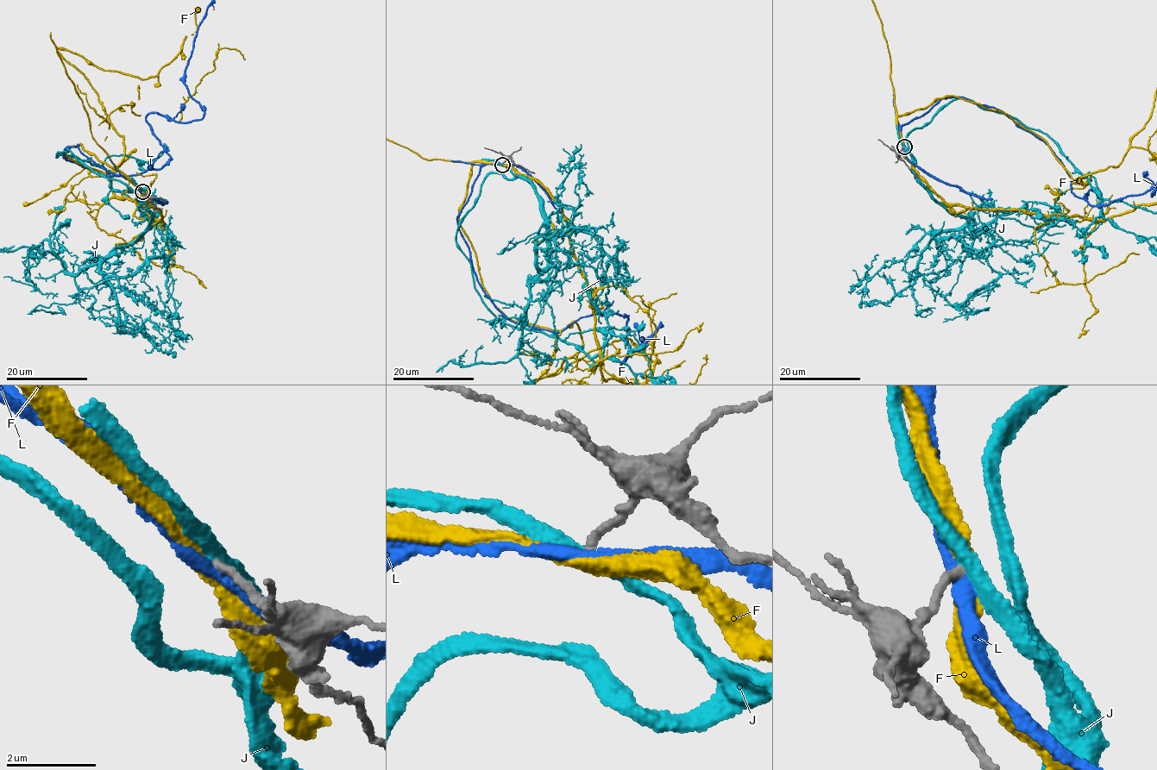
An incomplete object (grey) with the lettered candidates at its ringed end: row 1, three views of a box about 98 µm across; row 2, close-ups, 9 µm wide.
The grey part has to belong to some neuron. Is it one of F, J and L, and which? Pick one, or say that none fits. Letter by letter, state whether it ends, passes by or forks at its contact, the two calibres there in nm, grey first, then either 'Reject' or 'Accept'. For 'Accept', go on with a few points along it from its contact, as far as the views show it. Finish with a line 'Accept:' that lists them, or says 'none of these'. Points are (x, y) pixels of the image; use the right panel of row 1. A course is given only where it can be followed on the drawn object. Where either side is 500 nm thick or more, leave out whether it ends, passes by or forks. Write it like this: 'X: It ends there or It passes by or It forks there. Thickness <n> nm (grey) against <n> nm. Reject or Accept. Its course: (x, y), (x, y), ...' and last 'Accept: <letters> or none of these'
F: It passes by. Thickness 180 nm (grey) against 340 nm. Reject
J: It passes by. Thickness 180 nm (grey) against 320 nm. Reject
L: It passes by. Thickness 190 nm (grey) against 280 nm. Reject
Accept: none of these

